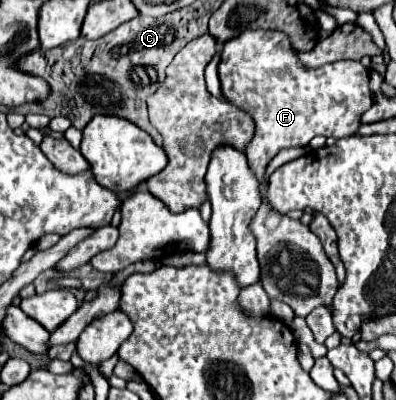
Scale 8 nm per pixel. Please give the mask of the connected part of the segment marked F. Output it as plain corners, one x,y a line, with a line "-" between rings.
247,30
223,44
221,62
219,62
219,80
225,98
231,104
241,106
247,110
255,120
255,138
247,144
247,160
251,170
257,174
261,182
261,194
265,192
263,172
269,160
283,148
291,146
307,146
309,140
317,134
321,136
351,136
359,128
359,114
371,106
371,92
369,92
369,70
361,62
353,60
339,60
325,64
321,68
307,68
299,62
297,52
293,50
287,34
279,30

